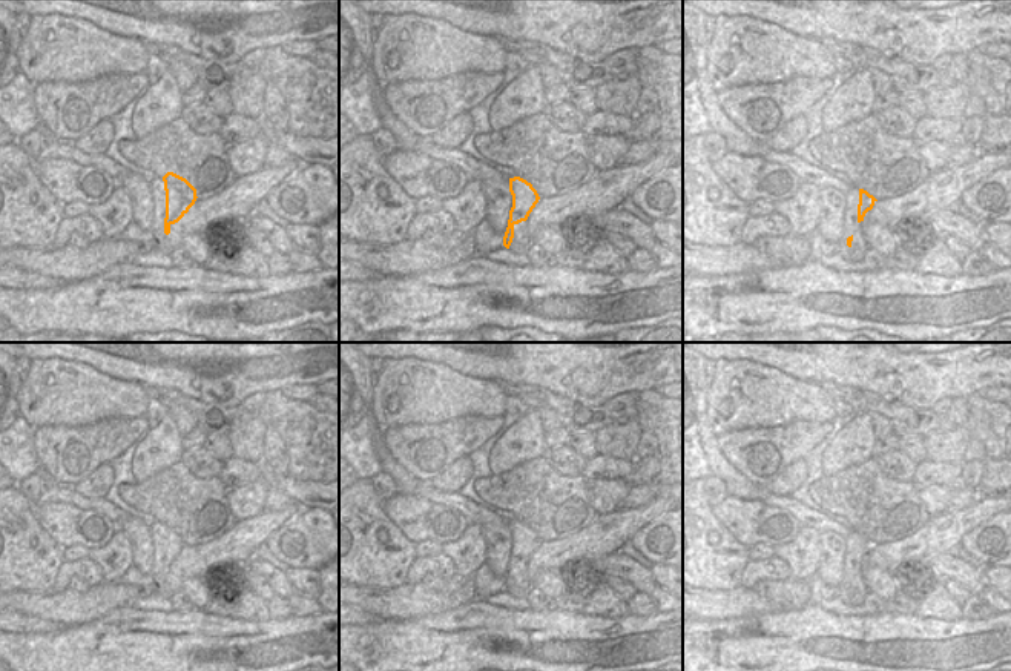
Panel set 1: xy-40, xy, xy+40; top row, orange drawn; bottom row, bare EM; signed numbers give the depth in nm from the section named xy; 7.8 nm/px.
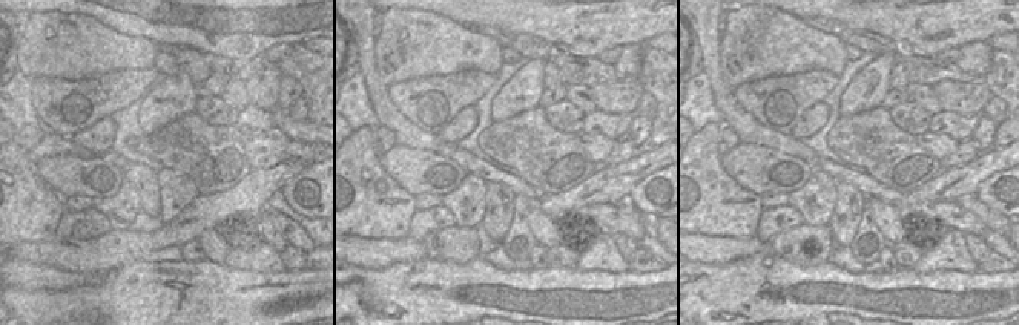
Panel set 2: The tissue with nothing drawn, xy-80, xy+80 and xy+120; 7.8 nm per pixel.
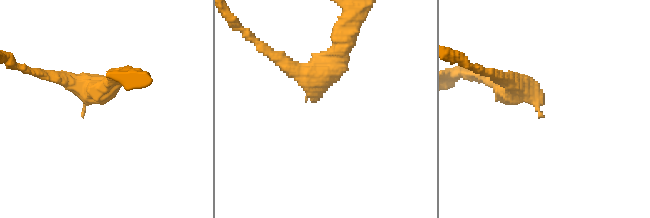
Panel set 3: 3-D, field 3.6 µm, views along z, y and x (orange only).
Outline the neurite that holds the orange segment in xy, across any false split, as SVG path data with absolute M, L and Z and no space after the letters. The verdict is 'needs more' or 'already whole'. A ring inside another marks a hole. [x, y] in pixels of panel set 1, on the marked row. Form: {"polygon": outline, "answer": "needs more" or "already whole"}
{"polygon": "M520 177L509 178L509 192L512 195L512 207L503 246L515 255L526 255L532 246L532 238L528 232L528 217L540 197L532 184Z", "answer": "needs more"}

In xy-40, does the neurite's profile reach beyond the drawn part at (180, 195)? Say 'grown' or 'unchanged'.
grown

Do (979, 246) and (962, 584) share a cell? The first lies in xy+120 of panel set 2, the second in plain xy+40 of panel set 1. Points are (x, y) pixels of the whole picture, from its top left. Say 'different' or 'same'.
same

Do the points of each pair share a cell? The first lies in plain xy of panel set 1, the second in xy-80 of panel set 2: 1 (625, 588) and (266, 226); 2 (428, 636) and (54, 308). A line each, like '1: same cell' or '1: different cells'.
1: same cell
2: same cell

